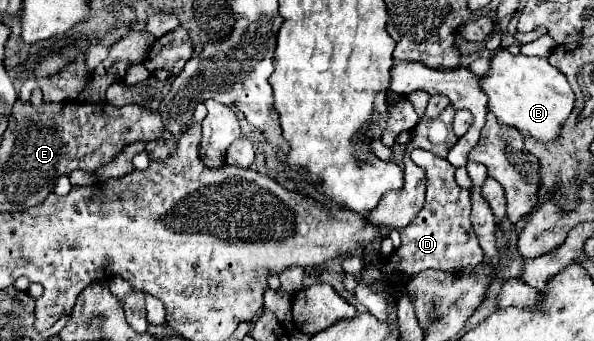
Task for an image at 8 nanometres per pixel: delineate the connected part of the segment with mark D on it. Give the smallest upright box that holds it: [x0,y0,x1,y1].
[383,150,483,280]

